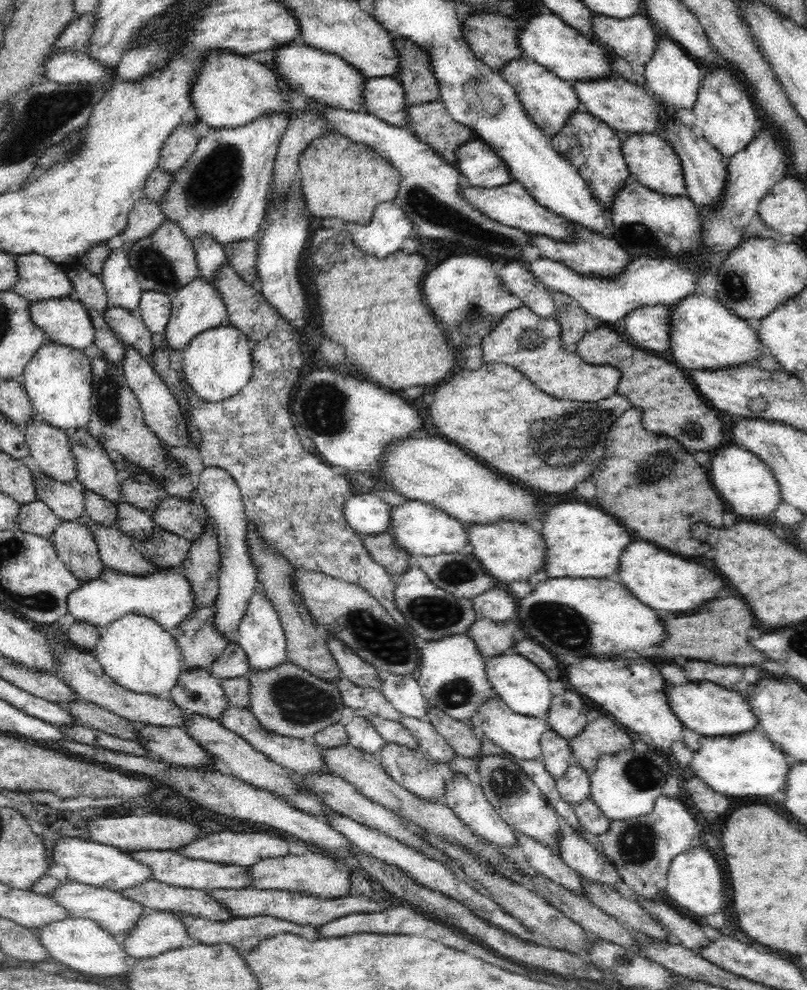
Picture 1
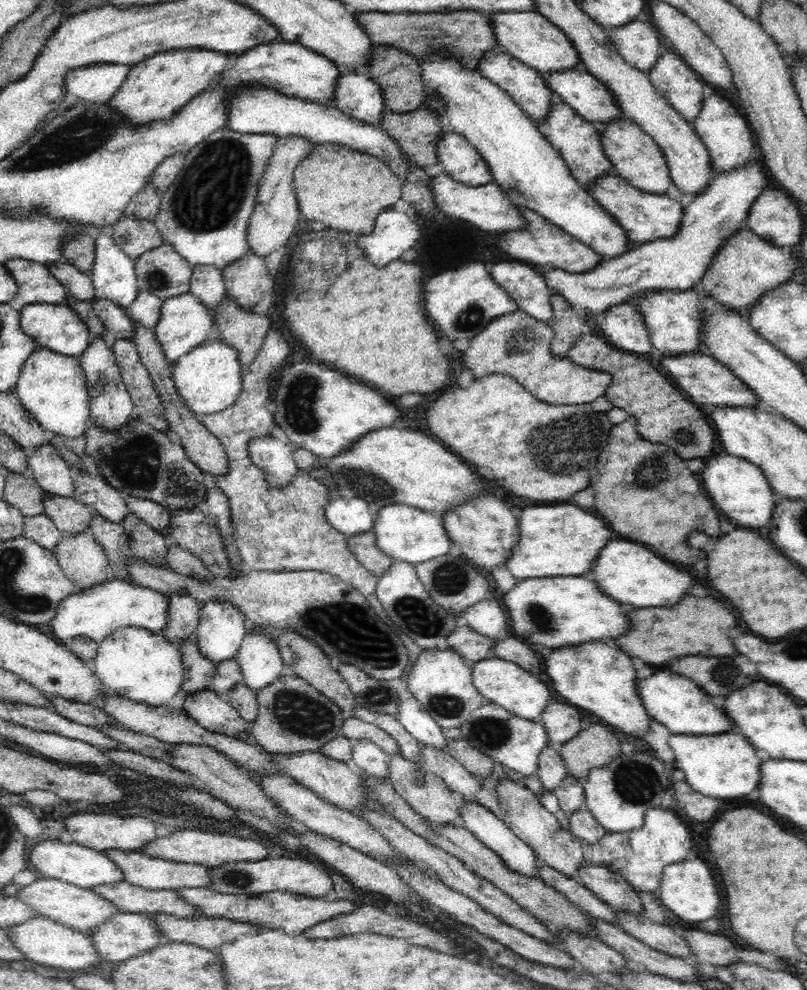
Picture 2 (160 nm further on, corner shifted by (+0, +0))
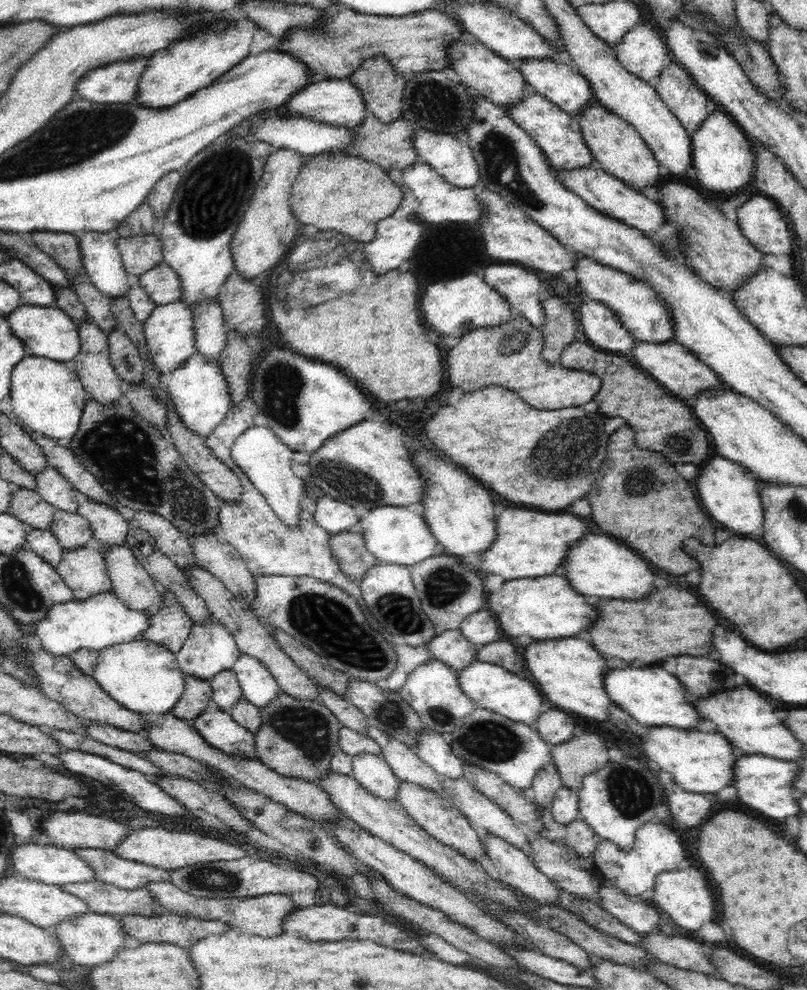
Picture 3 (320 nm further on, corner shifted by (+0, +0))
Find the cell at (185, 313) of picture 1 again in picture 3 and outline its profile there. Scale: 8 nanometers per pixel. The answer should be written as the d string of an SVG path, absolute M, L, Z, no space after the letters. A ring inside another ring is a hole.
M182 300L154 307L152 314L144 323L144 337L148 347L149 361L161 374L166 374L182 366L185 360L196 353L196 332L193 327L193 313L190 306Z

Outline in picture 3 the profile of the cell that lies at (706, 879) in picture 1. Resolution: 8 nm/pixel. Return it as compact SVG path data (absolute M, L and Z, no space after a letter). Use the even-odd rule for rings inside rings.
M680 867L680 872L664 871L656 877L656 884L654 889L653 901L662 912L665 912L674 921L678 931L681 930L698 930L704 922L710 922L712 916L714 916L714 896L712 896L712 890L708 886L708 880L706 880L706 874L702 870L696 870L696 868L684 868Z

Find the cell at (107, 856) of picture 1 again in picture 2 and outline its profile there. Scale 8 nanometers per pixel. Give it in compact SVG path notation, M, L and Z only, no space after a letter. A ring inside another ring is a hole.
M58 839L36 843L31 853L28 854L28 862L45 878L54 878L85 889L98 885L110 885L124 878L123 871L102 850L80 846L80 843L65 844Z

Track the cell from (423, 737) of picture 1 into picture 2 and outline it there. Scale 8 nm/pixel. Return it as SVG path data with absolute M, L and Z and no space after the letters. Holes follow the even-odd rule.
M422 747L421 767L444 780L444 784L454 792L461 794L465 802L478 802L476 792L481 789L481 781L470 774L446 750Z

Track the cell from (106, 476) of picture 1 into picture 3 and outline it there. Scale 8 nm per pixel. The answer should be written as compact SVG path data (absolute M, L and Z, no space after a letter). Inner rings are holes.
M85 498L76 512L88 519L93 532L93 545L103 553L108 546L122 546L127 542L130 521L115 506Z

